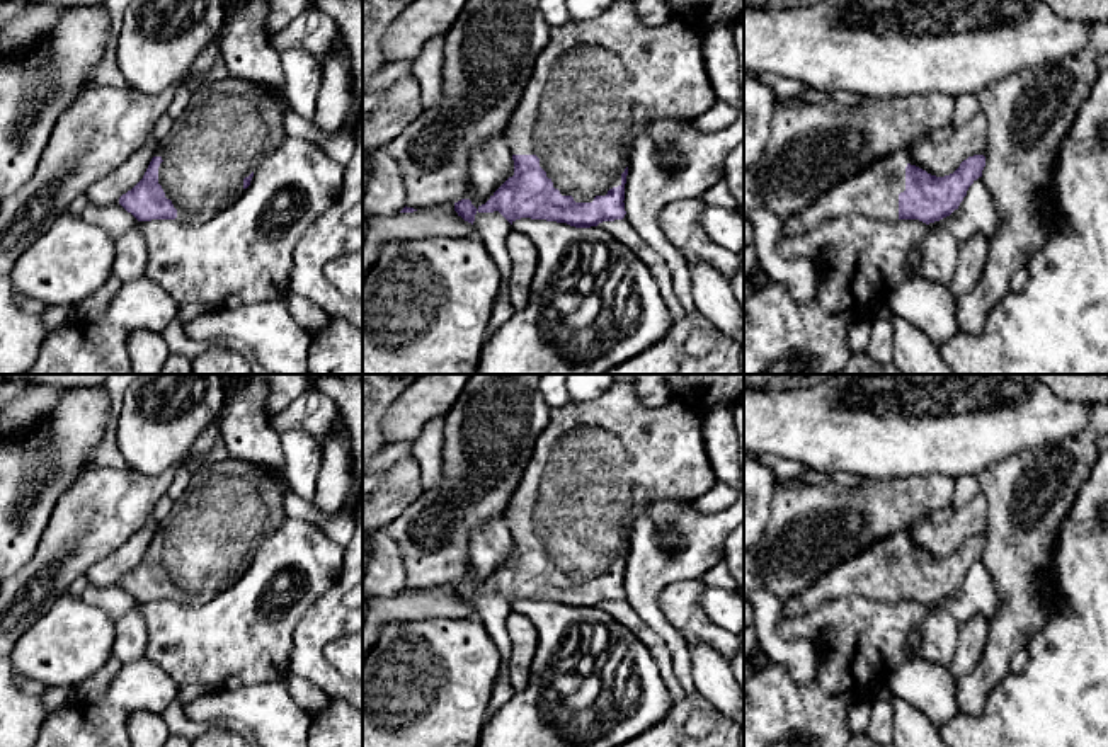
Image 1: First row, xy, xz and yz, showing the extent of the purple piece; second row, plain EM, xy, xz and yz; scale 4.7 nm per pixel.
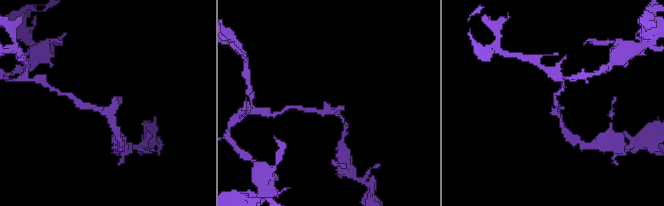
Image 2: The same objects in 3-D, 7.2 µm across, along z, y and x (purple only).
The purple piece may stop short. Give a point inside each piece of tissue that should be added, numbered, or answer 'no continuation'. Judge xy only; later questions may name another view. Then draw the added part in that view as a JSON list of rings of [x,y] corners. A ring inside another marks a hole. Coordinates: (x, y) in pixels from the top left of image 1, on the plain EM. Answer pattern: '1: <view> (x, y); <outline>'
1: xy (230, 506); [[[230,456],[192,466],[191,483],[155,533],[155,538],[163,541],[158,548],[158,565],[177,590],[175,602],[203,606],[235,584],[245,572],[243,560],[288,519],[288,490],[286,478]]]

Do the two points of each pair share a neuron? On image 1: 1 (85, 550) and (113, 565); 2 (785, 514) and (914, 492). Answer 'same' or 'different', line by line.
1: different
2: same

